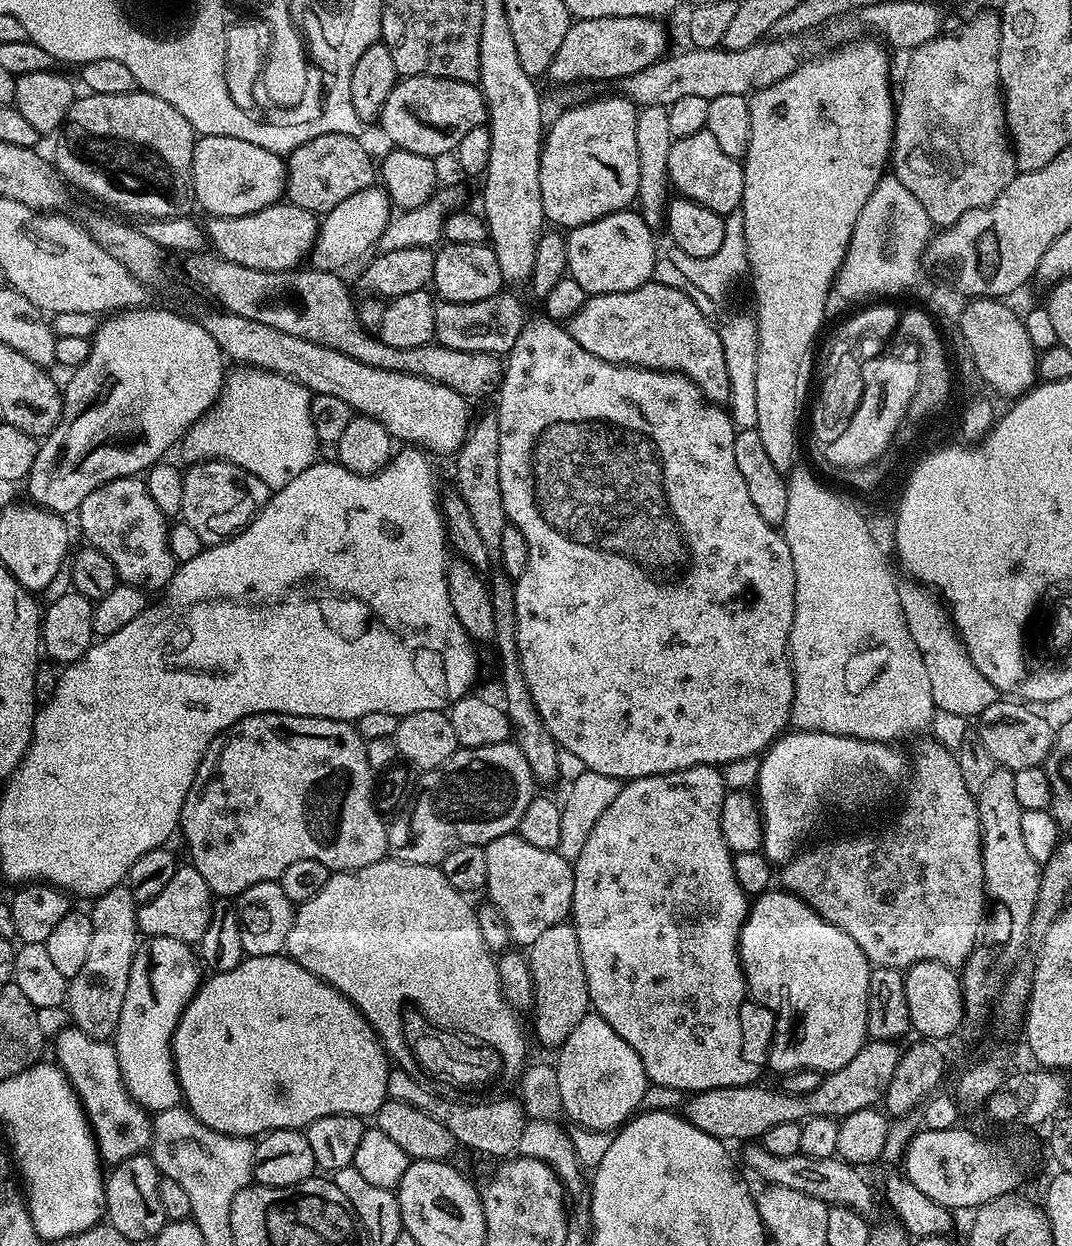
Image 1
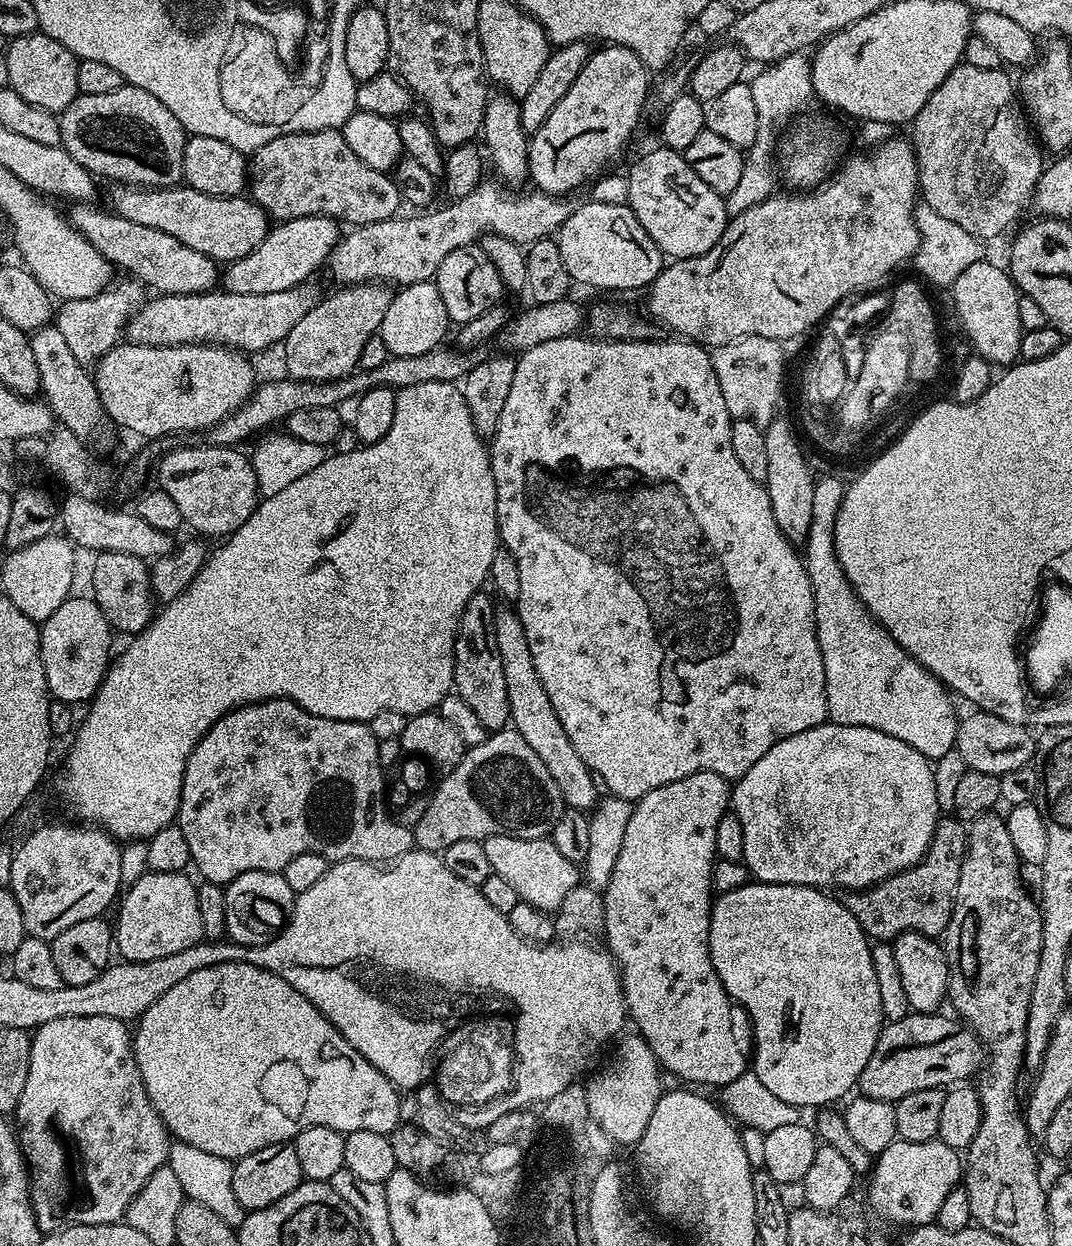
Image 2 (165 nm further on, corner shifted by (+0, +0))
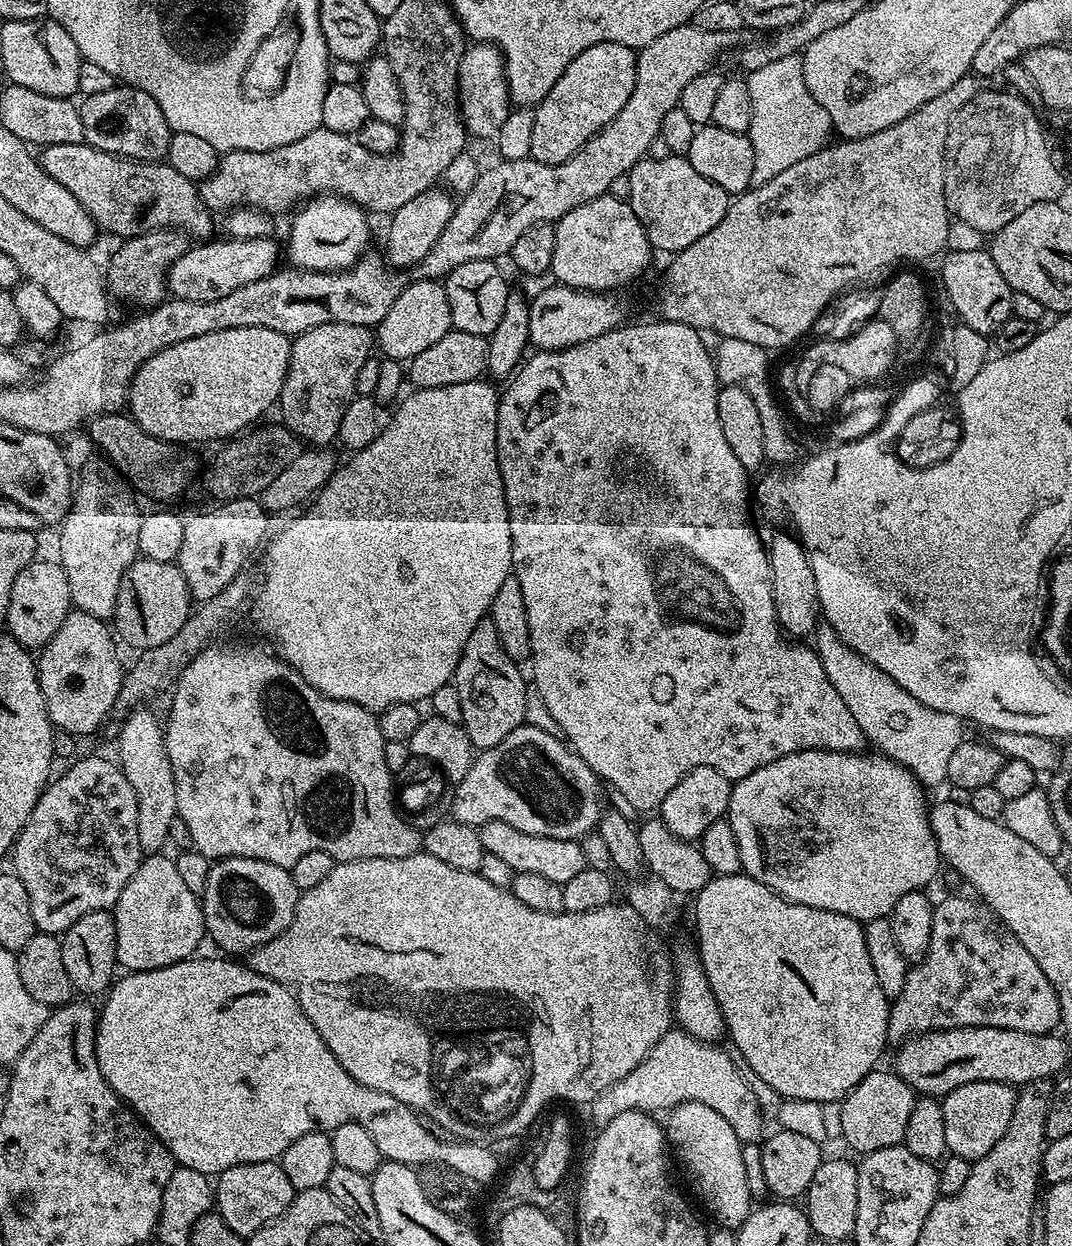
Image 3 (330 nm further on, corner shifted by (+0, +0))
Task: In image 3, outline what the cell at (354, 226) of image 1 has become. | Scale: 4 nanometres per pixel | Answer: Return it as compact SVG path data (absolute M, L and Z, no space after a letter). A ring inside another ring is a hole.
M267 236L250 240L223 239L213 238L188 247L186 254L170 266L166 288L175 299L214 302L214 298L222 298L230 294L230 290L238 290L238 286L250 286L250 282L258 282L258 278L277 271L276 259L279 256L281 259L282 252L276 249L275 239Z

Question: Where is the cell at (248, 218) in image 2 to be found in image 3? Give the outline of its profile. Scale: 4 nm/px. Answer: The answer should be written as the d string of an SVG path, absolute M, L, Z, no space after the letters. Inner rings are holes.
M63 144L50 146L39 153L38 159L46 174L66 186L74 198L89 212L97 229L113 232L119 238L141 236L157 228L175 228L187 234L193 241L207 242L213 239L213 213L205 206L200 197L200 189L190 178L178 174L167 162L151 160L128 160L124 156L112 156L88 144Z

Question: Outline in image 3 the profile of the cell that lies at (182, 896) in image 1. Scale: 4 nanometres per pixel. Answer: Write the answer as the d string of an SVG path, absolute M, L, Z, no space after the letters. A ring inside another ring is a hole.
M148 854L141 859L138 870L126 882L122 894L114 905L116 921L116 962L121 969L128 972L145 972L162 966L176 964L197 955L196 947L200 939L205 939L204 909L202 900L195 892L186 887L176 869L175 859L164 857L164 854Z

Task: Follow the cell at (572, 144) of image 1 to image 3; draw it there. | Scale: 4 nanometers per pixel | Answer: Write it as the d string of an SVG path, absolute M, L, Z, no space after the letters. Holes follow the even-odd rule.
M593 42L554 82L550 94L534 108L534 139L531 159L543 164L566 162L594 134L598 134L626 106L630 90L634 90L636 52L618 42Z

